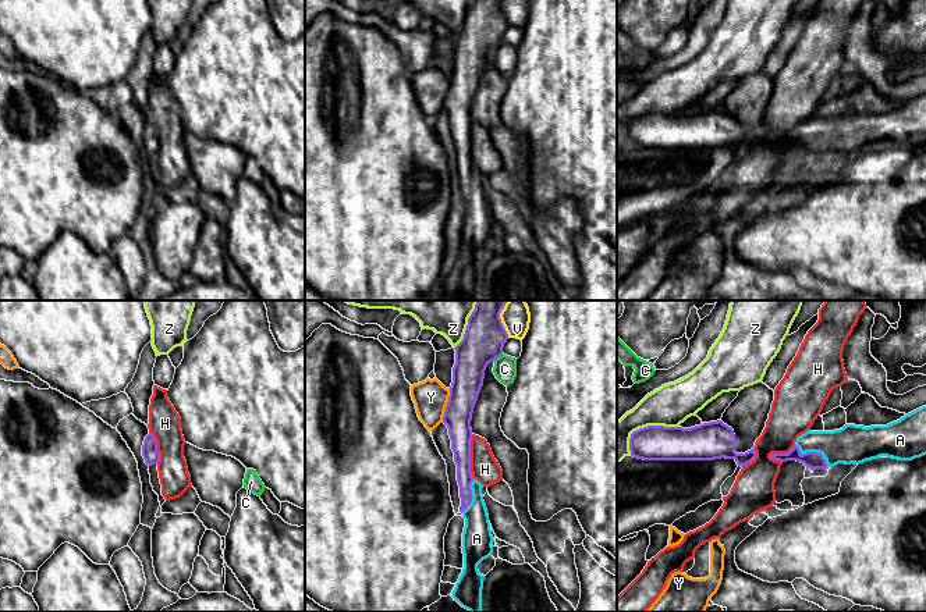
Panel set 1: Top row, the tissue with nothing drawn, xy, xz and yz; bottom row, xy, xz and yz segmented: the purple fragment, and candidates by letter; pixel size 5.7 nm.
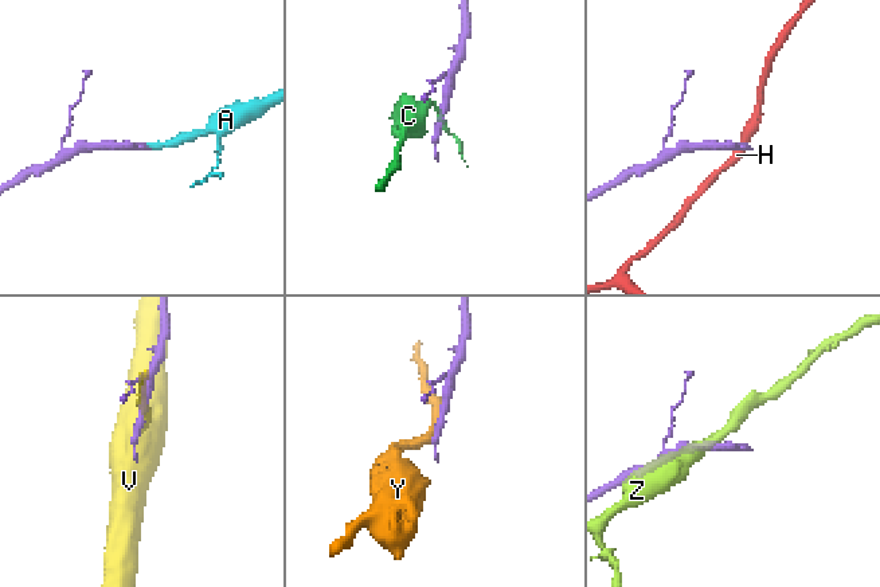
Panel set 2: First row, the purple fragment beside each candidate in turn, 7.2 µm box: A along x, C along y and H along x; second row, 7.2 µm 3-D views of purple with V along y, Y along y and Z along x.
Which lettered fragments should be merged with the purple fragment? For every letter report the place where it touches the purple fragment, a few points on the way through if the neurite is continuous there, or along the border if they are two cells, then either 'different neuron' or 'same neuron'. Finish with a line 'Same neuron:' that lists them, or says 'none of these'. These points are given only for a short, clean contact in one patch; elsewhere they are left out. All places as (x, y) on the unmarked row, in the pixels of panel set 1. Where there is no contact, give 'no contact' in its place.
A: contact yz (813, 141); way yz (813, 149), (813, 141), (852, 132); same neuron
C: contact xz (497, 45); border xz (503, 42), (493, 49); different neuron
H: contact xz (469, 145); border xz (474, 123), (471, 128), (472, 166); different neuron
V: contact xz (501, 13); border xz (500, 0), (500, 9), (508, 25); different neuron
Y: contact xz (447, 93); border xz (450, 77), (442, 110); different neuron
Z: contact yz (645, 116); different neuron
Same neuron: A

